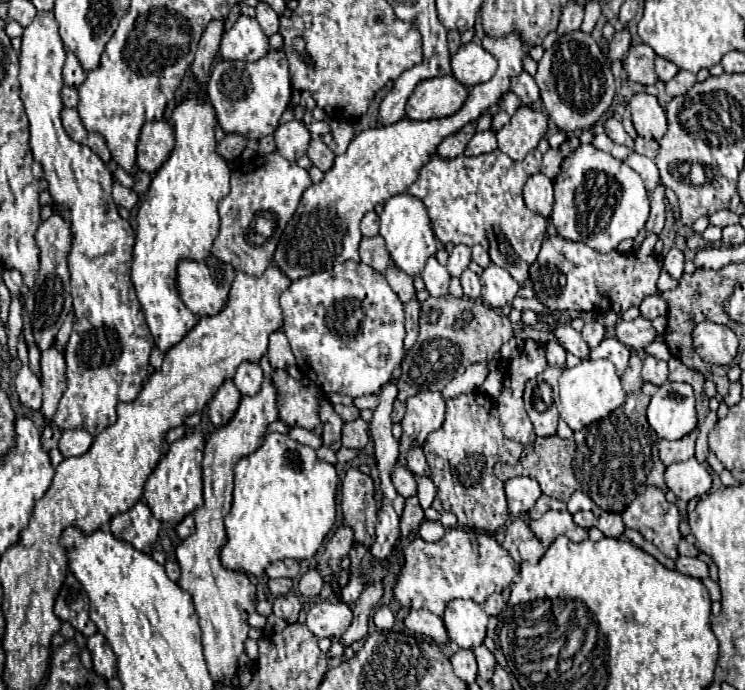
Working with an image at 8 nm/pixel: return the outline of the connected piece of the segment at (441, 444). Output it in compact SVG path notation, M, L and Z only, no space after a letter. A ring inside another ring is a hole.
M480 391L448 399L442 427L432 431L424 441L430 479L436 485L436 499L432 501L432 507L438 513L452 511L458 517L458 527L462 529L482 529L492 535L510 517L504 483L494 475L494 465L500 461L516 465L522 449L522 443L508 439L502 433L494 399Z

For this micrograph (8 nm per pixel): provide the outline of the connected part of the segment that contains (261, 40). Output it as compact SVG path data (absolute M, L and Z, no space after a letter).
M240 15L230 31L222 35L220 55L226 61L258 61L270 51L268 37L260 29L258 21L246 15Z

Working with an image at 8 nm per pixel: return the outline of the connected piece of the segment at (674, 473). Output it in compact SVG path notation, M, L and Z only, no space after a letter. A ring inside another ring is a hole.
M694 457L666 467L666 485L682 501L702 497L710 491L712 477Z

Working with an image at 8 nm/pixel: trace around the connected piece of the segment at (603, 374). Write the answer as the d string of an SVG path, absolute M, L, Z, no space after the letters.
M598 359L598 361L580 361L572 369L564 369L562 377L559 378L560 403L558 411L560 417L568 423L572 431L584 429L586 425L608 417L614 409L622 407L626 391L622 389L620 377L616 375L616 367L608 359Z

